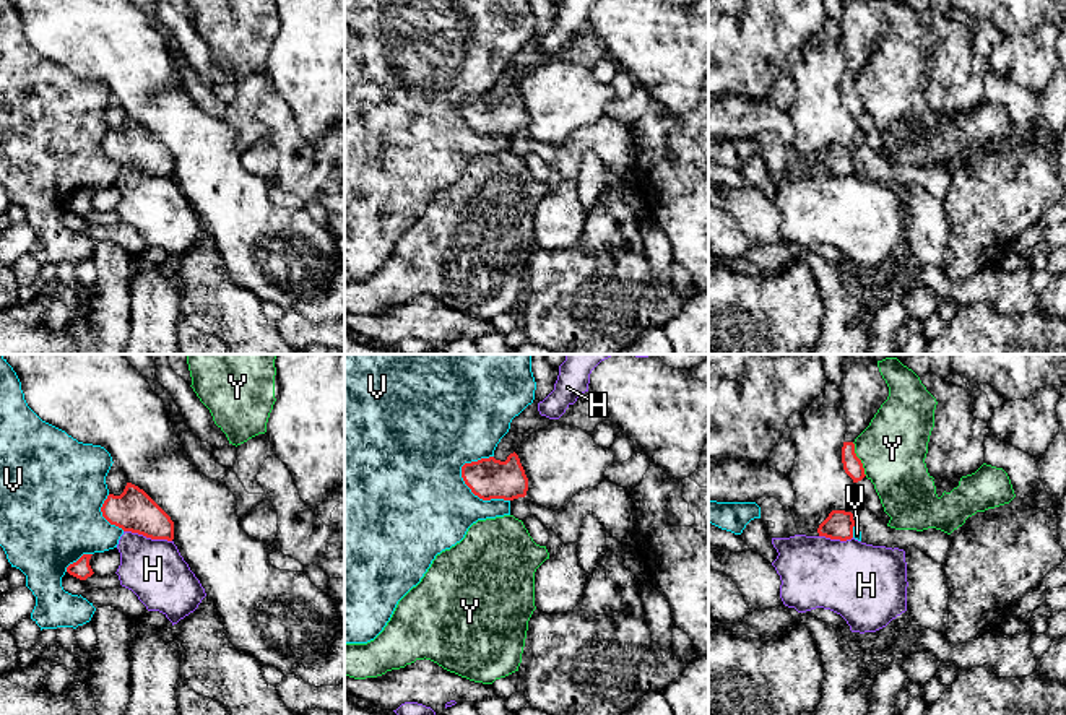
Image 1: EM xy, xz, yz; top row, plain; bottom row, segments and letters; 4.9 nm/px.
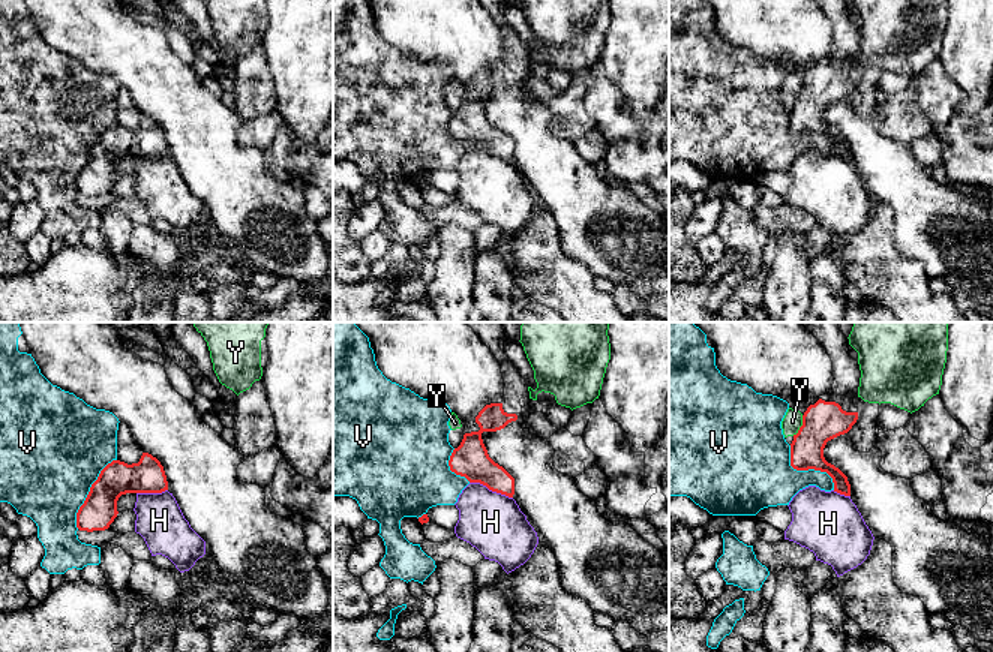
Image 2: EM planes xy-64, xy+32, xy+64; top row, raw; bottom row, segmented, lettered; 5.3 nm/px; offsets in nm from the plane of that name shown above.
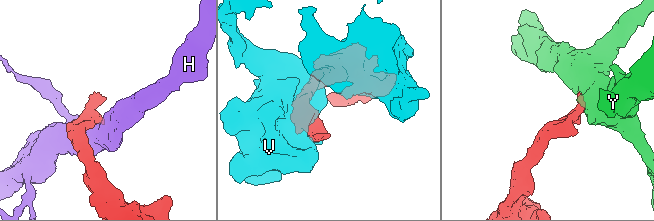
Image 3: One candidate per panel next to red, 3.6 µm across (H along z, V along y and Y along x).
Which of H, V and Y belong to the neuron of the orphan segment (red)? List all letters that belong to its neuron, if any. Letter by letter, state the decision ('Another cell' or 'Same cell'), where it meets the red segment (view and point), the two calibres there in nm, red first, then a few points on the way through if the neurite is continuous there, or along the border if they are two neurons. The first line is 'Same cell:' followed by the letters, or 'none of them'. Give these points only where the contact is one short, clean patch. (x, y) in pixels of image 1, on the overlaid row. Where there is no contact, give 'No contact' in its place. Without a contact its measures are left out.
Same cell: none of them
H: Another cell. Touches red at xy (148, 537). Thickness 220 nm (red) against 300 nm. Boundary: xy (124, 530), (171, 541)
V: Another cell. Touches red at xz (478, 496). Thickness 200 nm (red) against 420 nm
Y: Another cell. Touches red at yz (858, 459). Thickness 90 nm (red) against 340 nm. Boundary: yz (852, 442), (853, 452), (866, 475)

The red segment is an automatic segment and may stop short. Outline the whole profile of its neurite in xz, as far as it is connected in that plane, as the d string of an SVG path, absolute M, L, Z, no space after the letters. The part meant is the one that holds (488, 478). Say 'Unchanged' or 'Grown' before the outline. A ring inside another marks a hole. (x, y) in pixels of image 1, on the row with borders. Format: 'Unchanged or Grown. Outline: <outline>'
Unchanged. Outline: M515 452L505 462L489 457L465 463L462 478L471 492L483 500L514 500L525 497L528 491L528 478Z

